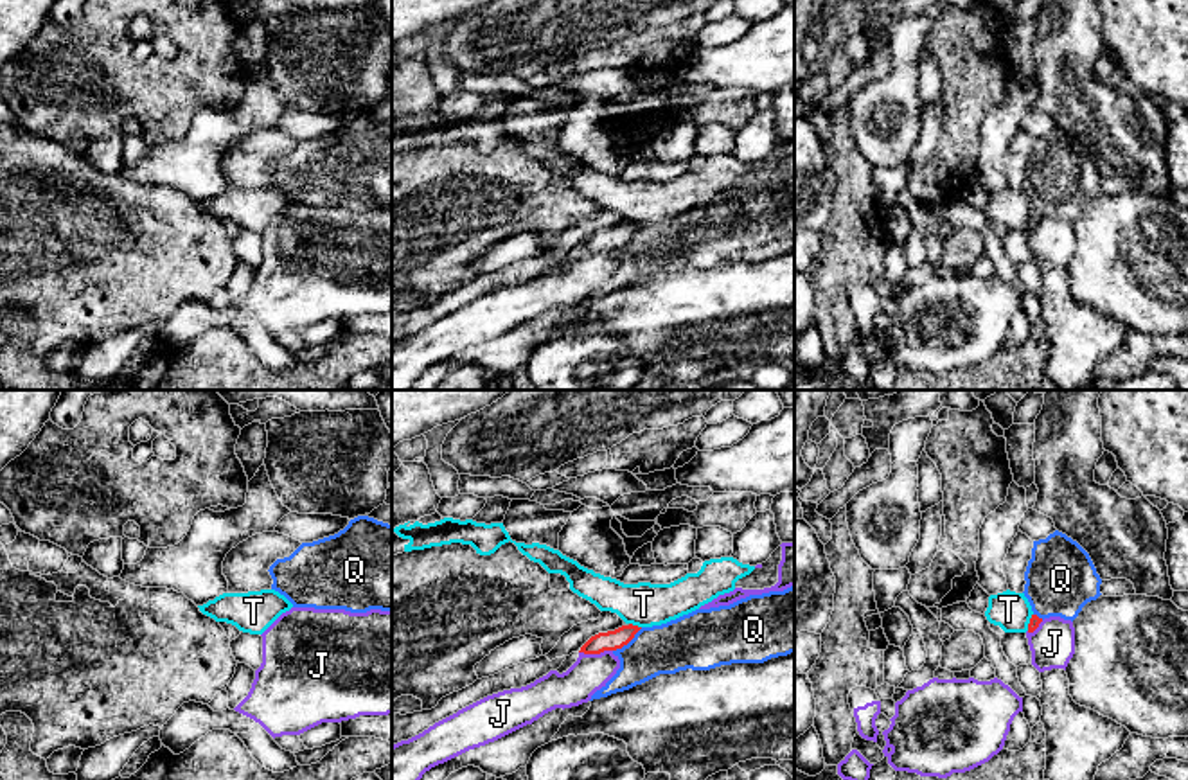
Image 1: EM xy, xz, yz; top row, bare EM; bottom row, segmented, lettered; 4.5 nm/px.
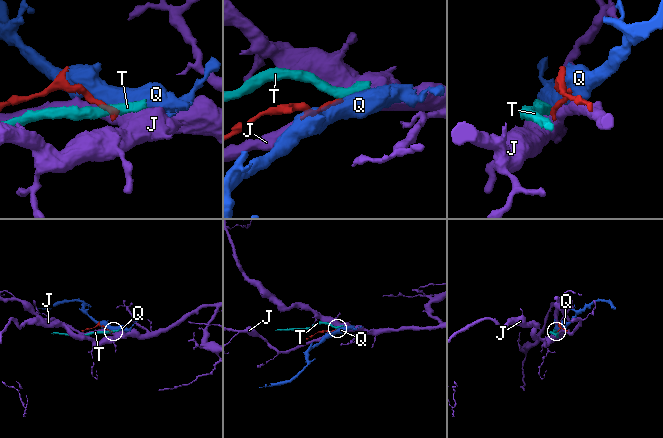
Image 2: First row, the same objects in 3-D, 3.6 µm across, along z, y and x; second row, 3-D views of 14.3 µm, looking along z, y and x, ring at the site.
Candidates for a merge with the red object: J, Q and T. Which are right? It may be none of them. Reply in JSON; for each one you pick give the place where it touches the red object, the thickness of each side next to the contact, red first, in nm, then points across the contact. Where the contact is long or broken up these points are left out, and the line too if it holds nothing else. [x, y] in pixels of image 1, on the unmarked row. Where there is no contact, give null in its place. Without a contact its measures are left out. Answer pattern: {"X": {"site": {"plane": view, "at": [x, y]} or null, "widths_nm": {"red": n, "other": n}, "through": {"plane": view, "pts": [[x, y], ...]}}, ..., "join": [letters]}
{"join": []}

